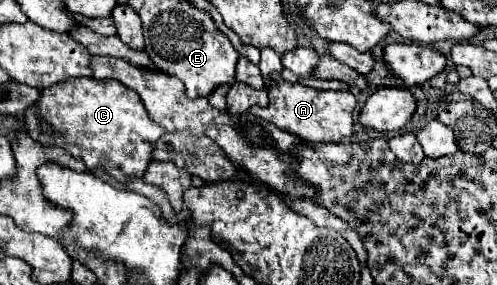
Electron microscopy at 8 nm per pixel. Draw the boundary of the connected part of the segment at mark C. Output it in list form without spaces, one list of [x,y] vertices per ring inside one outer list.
[[[93,77],[69,79],[43,89],[41,119],[53,127],[53,143],[75,158],[85,161],[89,169],[101,167],[119,183],[143,177],[155,151],[155,141],[165,135],[153,123],[135,91],[115,79],[97,81]]]

